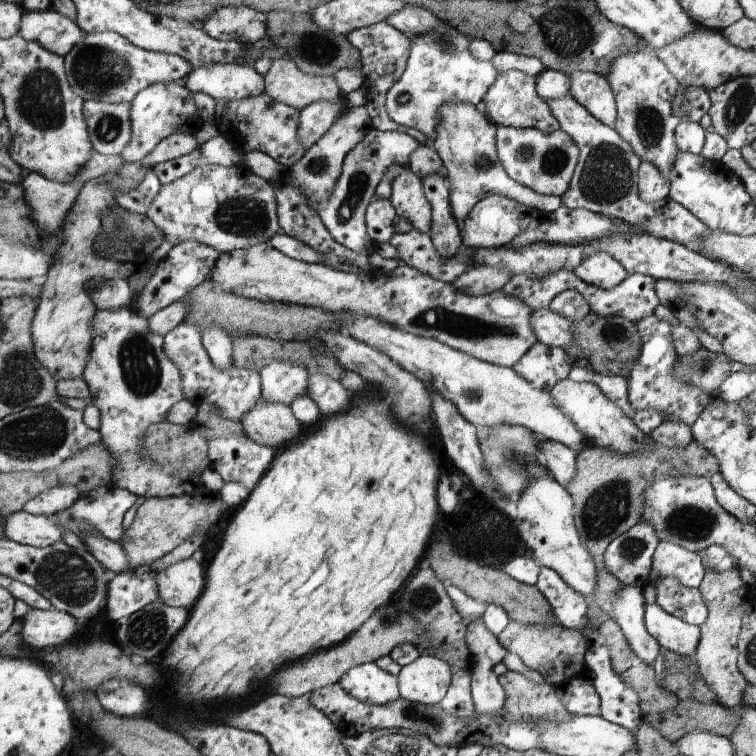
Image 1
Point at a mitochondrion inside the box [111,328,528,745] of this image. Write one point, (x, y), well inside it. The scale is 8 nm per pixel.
(148, 628)

